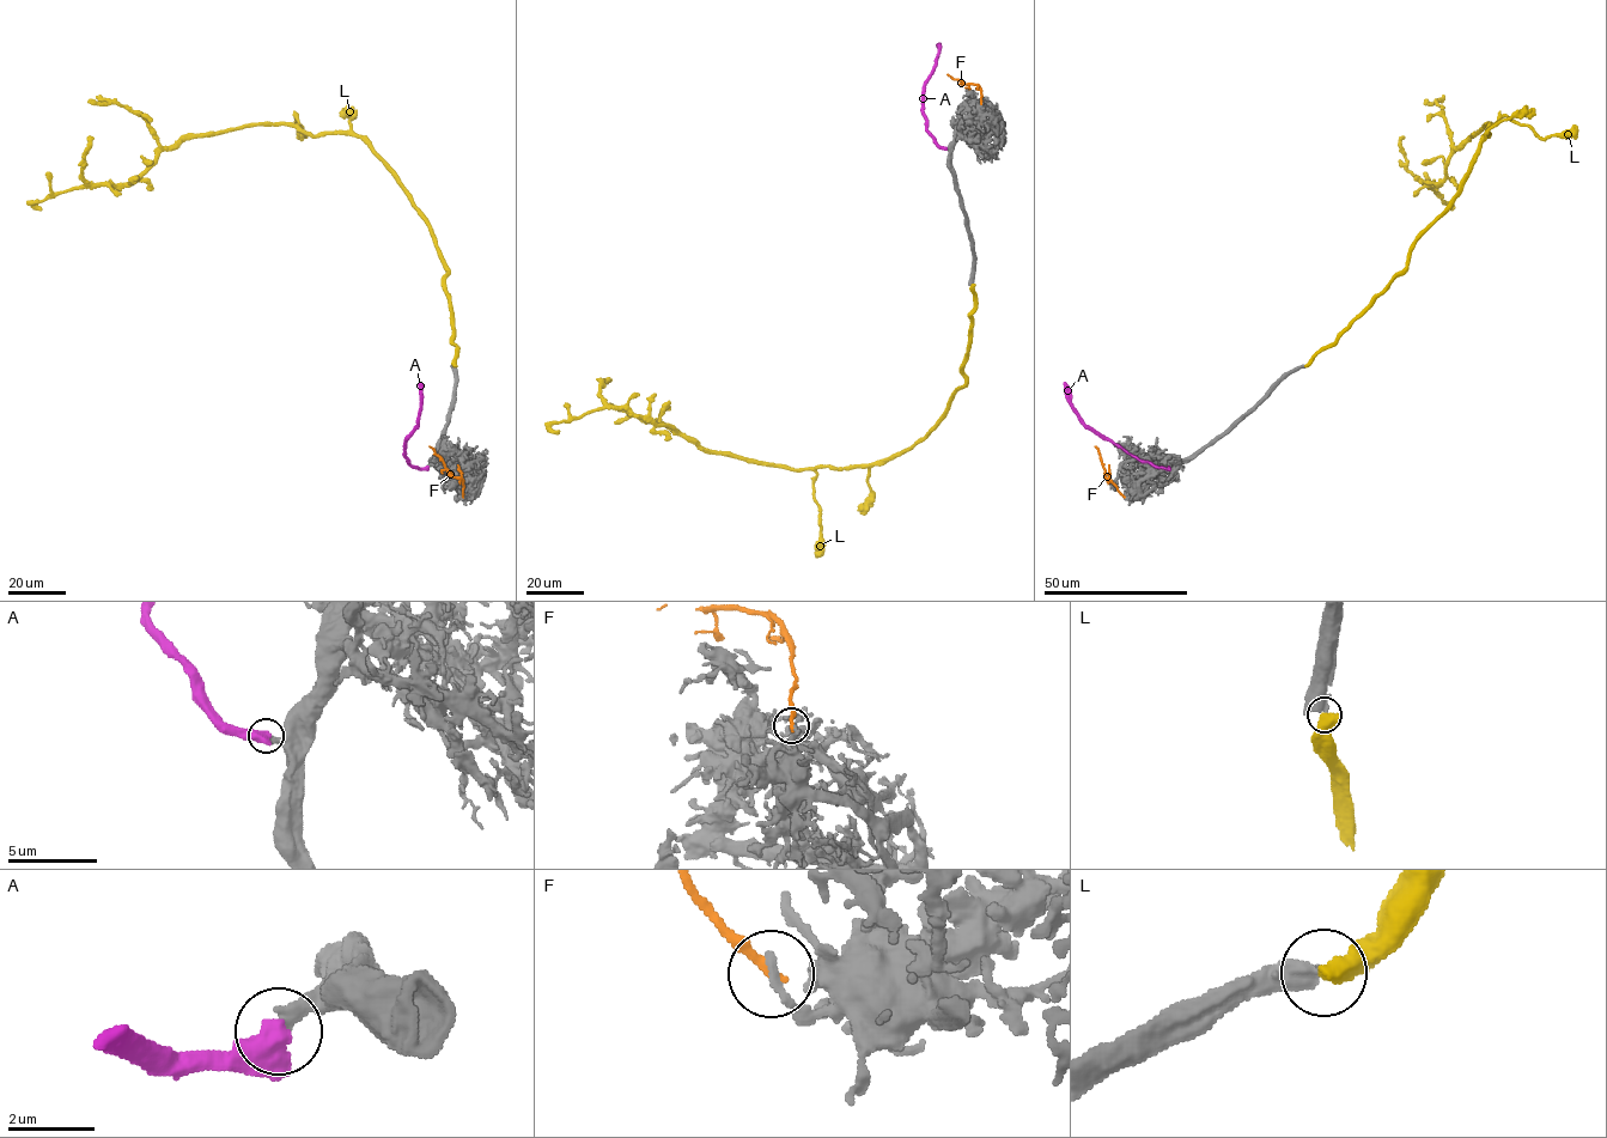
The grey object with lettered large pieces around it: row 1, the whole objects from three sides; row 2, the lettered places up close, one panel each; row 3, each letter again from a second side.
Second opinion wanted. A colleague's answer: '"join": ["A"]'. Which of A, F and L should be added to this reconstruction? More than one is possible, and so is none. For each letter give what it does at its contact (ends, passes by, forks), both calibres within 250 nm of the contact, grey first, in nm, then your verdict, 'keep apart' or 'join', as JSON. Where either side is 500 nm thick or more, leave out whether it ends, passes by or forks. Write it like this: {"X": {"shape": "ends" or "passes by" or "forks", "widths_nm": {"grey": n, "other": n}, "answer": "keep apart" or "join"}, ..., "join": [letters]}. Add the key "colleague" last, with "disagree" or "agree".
{"A": {"widths_nm": {"grey": 360, "other": 600}, "answer": "join"}, "F": {"shape": "ends", "widths_nm": {"grey": 200, "other": 240}, "answer": "keep apart"}, "L": {"widths_nm": {"grey": 550, "other": 600}, "answer": "keep apart"}, "join": ["A"], "colleague": "agree"}

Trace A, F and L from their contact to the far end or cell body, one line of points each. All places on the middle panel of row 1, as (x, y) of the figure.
A: (945, 147), (938, 146), (926, 129), (923, 110), (924, 83), (935, 64), (938, 43)
F: (980, 102), (981, 90), (975, 84), (948, 74)
L: (972, 285), (966, 383), (923, 438), (878, 463), (790, 469), (707, 452), (624, 408), (551, 425), (559, 431)

